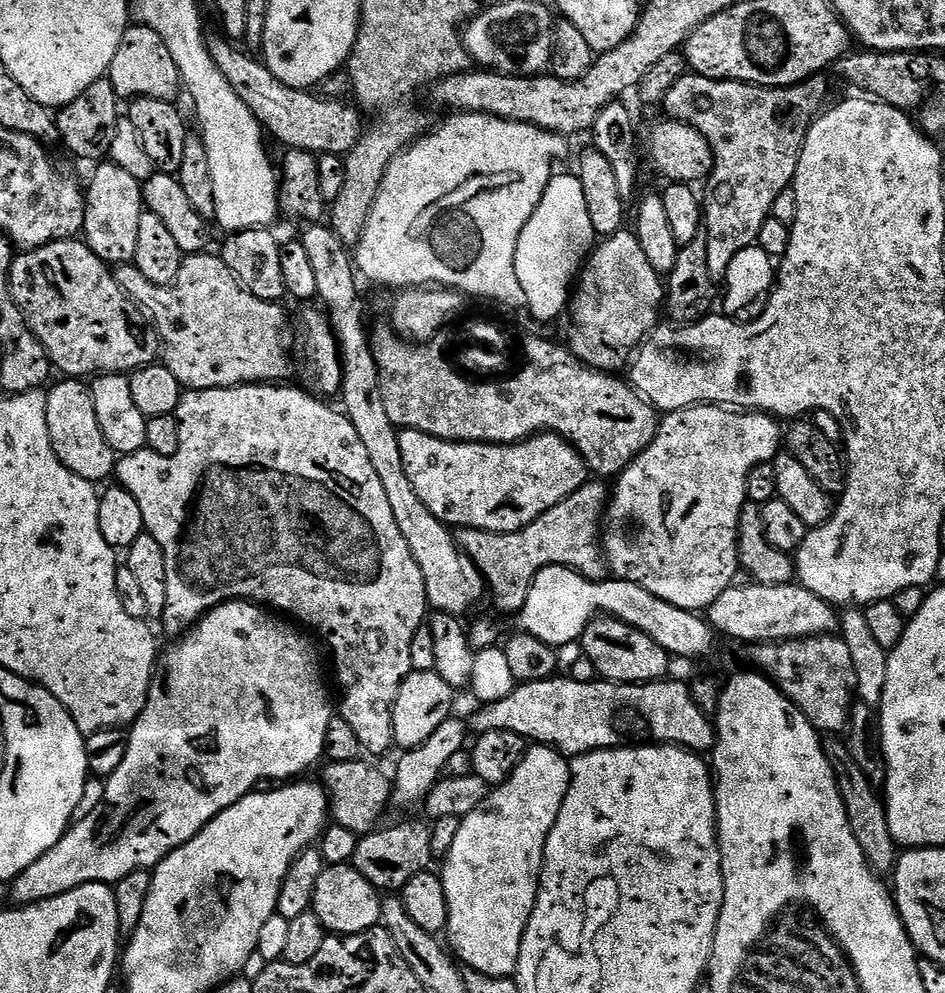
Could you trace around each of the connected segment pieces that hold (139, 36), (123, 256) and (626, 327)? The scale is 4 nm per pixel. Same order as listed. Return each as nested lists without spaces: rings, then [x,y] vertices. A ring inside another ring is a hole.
[[[133,23],[124,32],[122,42],[118,46],[118,54],[114,54],[114,62],[110,62],[106,79],[114,86],[121,101],[131,102],[138,98],[158,98],[159,100],[179,101],[182,96],[180,71],[170,55],[166,42],[162,42],[154,30]]]
[[[111,162],[95,165],[96,173],[86,184],[83,239],[88,249],[109,266],[123,266],[135,261],[138,254],[138,222],[146,211],[142,181],[133,178],[122,166]]]
[[[621,230],[613,236],[603,237],[588,256],[570,296],[572,329],[568,332],[568,340],[566,339],[568,351],[590,368],[620,370],[616,368],[623,364],[625,367],[626,361],[643,344],[648,333],[657,327],[659,320],[656,319],[662,316],[664,289],[661,273],[656,272],[654,266],[650,266],[635,231]]]

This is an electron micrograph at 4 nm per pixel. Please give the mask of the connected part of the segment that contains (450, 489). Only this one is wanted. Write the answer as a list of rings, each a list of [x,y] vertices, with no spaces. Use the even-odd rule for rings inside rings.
[[[405,428],[400,432],[400,450],[402,466],[406,466],[406,478],[410,478],[414,494],[422,498],[426,510],[430,510],[434,518],[456,530],[477,528],[483,532],[517,532],[574,494],[590,476],[590,469],[578,449],[555,434],[529,436],[518,444],[473,444],[467,440],[443,440],[422,430]]]

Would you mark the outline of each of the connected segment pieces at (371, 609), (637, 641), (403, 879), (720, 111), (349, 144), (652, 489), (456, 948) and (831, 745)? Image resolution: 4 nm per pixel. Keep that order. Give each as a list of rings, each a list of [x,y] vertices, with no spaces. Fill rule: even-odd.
[[[261,382],[229,388],[193,388],[185,391],[174,413],[180,424],[181,442],[178,452],[173,457],[163,457],[145,446],[141,452],[120,456],[116,461],[114,476],[119,487],[130,490],[130,494],[138,498],[144,530],[156,539],[158,546],[162,546],[162,554],[166,554],[166,610],[162,623],[172,638],[183,636],[211,608],[216,608],[227,600],[249,599],[253,604],[287,614],[301,625],[309,624],[310,627],[317,628],[321,638],[328,643],[332,660],[336,663],[336,680],[340,683],[339,715],[344,716],[346,722],[350,722],[353,727],[354,734],[358,734],[361,749],[365,753],[373,752],[380,756],[394,744],[392,707],[402,682],[412,671],[410,641],[414,638],[414,630],[426,623],[430,612],[426,582],[422,578],[422,570],[418,570],[418,562],[414,562],[414,554],[410,554],[410,546],[406,546],[406,538],[402,538],[402,530],[398,530],[398,521],[390,511],[390,502],[386,499],[386,489],[370,462],[370,454],[366,454],[366,446],[362,446],[362,438],[358,438],[358,430],[354,430],[343,411],[336,409],[335,412],[330,405],[323,404],[310,393],[303,392],[300,388],[291,388],[290,385],[288,382]]]
[[[598,615],[588,621],[584,635],[578,641],[584,647],[584,656],[592,663],[597,677],[613,680],[615,684],[647,684],[650,680],[662,680],[669,675],[670,654],[654,638],[642,634],[634,626],[622,622],[617,616]]]
[[[408,820],[393,828],[383,828],[359,837],[350,863],[374,887],[388,894],[396,894],[404,889],[410,878],[414,878],[414,874],[429,871],[431,864],[428,863],[434,860],[432,829],[420,820]]]
[[[686,74],[678,78],[678,82],[674,82],[666,94],[662,102],[662,108],[668,111],[665,113],[671,119],[697,128],[708,138],[714,154],[714,166],[706,181],[708,193],[702,196],[704,224],[708,234],[708,261],[713,281],[723,281],[738,250],[746,250],[756,244],[762,222],[772,215],[774,198],[778,198],[782,190],[793,187],[808,127],[818,115],[816,104],[825,103],[823,100],[828,92],[828,84],[824,78],[817,74],[795,88],[757,88],[754,84],[743,84],[737,80],[715,80]]]
[[[223,35],[208,36],[210,56],[217,63],[218,70],[226,74],[226,82],[230,82],[238,98],[250,106],[261,127],[284,144],[285,149],[297,148],[317,154],[344,156],[360,141],[366,124],[361,113],[351,103],[328,99],[312,90],[286,86],[274,78],[267,64],[259,59],[251,60],[246,53],[236,48],[239,47],[233,46]]]
[[[694,404],[691,408],[680,408],[677,412],[669,412],[659,421],[656,437],[634,457],[628,467],[615,477],[614,487],[610,492],[610,503],[606,508],[606,519],[602,524],[602,543],[606,549],[608,566],[611,575],[618,580],[629,580],[678,606],[687,612],[699,613],[706,610],[722,594],[722,590],[732,587],[737,579],[736,572],[741,571],[740,555],[738,554],[738,522],[741,510],[748,495],[746,494],[746,478],[750,470],[758,464],[767,464],[776,459],[776,453],[782,448],[782,424],[777,417],[755,410],[733,410],[718,404]]]
[[[529,747],[522,762],[518,762],[514,774],[510,774],[506,782],[491,789],[486,801],[487,807],[461,819],[458,838],[454,838],[454,846],[450,846],[443,861],[444,872],[442,871],[448,902],[446,940],[449,940],[447,943],[461,965],[491,976],[511,977],[515,973],[522,946],[522,934],[526,930],[540,889],[540,871],[544,861],[546,838],[550,838],[550,830],[554,830],[554,822],[558,822],[558,814],[562,810],[562,802],[566,798],[571,781],[569,761],[555,748]]]
[[[825,739],[823,746],[826,758],[837,771],[836,781],[840,787],[842,802],[846,806],[850,830],[854,830],[854,838],[858,838],[858,846],[862,846],[862,854],[873,872],[877,874],[891,873],[895,869],[898,859],[898,845],[894,834],[890,834],[888,809],[877,785],[872,784],[870,778],[866,778],[866,774],[862,774],[858,762],[854,762],[854,758],[850,758],[850,750],[843,739]]]

